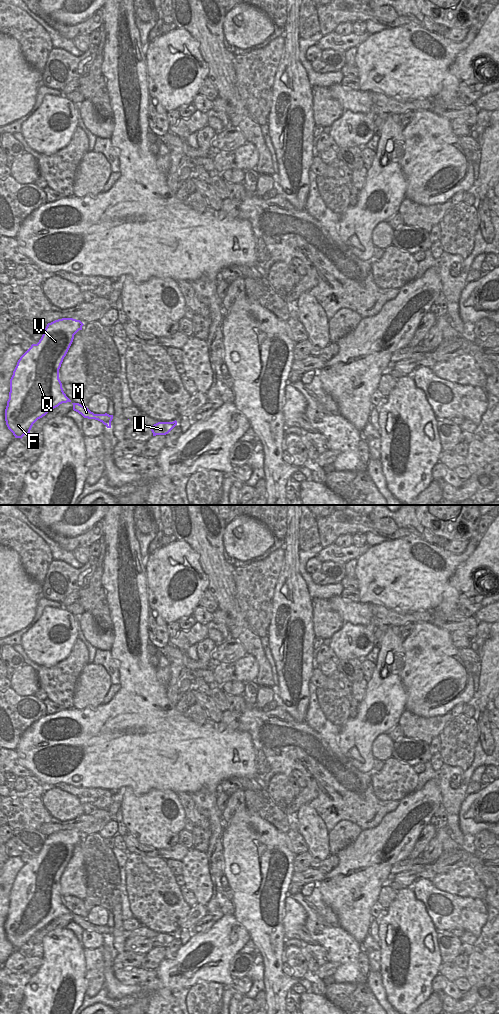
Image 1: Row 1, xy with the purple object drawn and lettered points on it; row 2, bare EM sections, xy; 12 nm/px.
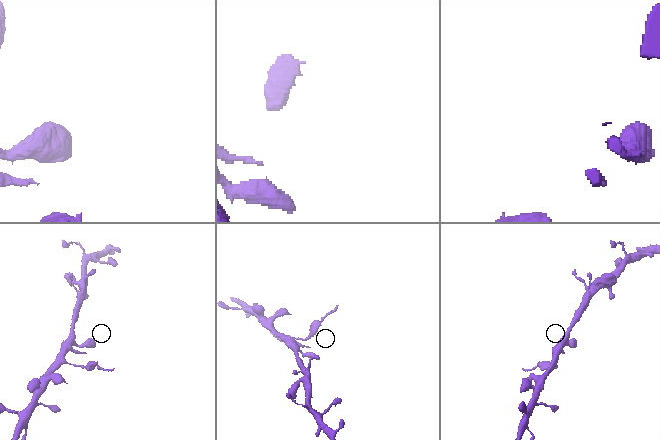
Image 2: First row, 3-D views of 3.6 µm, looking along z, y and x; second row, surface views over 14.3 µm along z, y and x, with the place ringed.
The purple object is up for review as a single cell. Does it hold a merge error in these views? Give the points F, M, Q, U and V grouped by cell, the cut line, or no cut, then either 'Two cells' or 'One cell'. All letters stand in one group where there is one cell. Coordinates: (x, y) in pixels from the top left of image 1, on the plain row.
Groups: F M Q V / U. Split along xy (93, 926), (95, 930). Two cells

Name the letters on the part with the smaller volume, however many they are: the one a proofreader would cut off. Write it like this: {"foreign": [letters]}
{"foreign": ["U"]}

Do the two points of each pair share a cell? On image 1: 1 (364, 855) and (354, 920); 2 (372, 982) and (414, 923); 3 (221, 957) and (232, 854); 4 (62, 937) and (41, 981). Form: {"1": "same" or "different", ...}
{"1": "same", "2": "different", "3": "different", "4": "same"}

